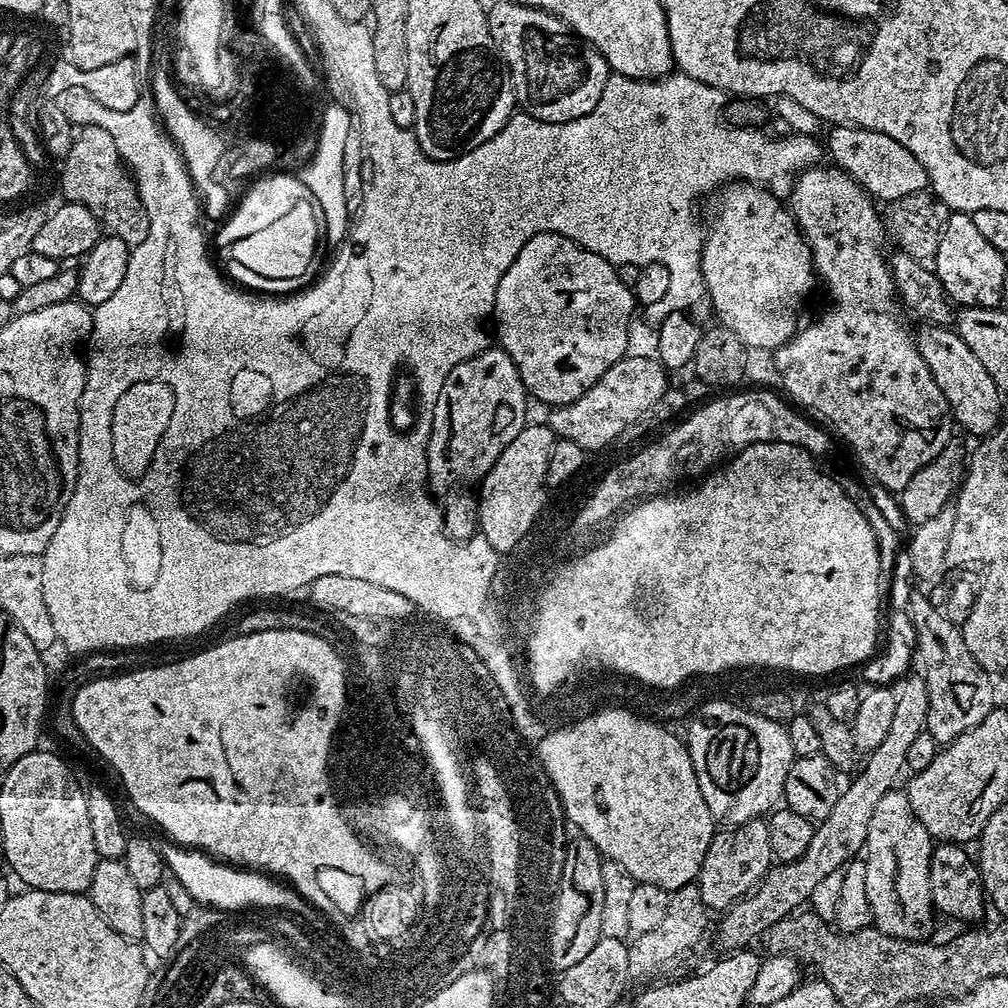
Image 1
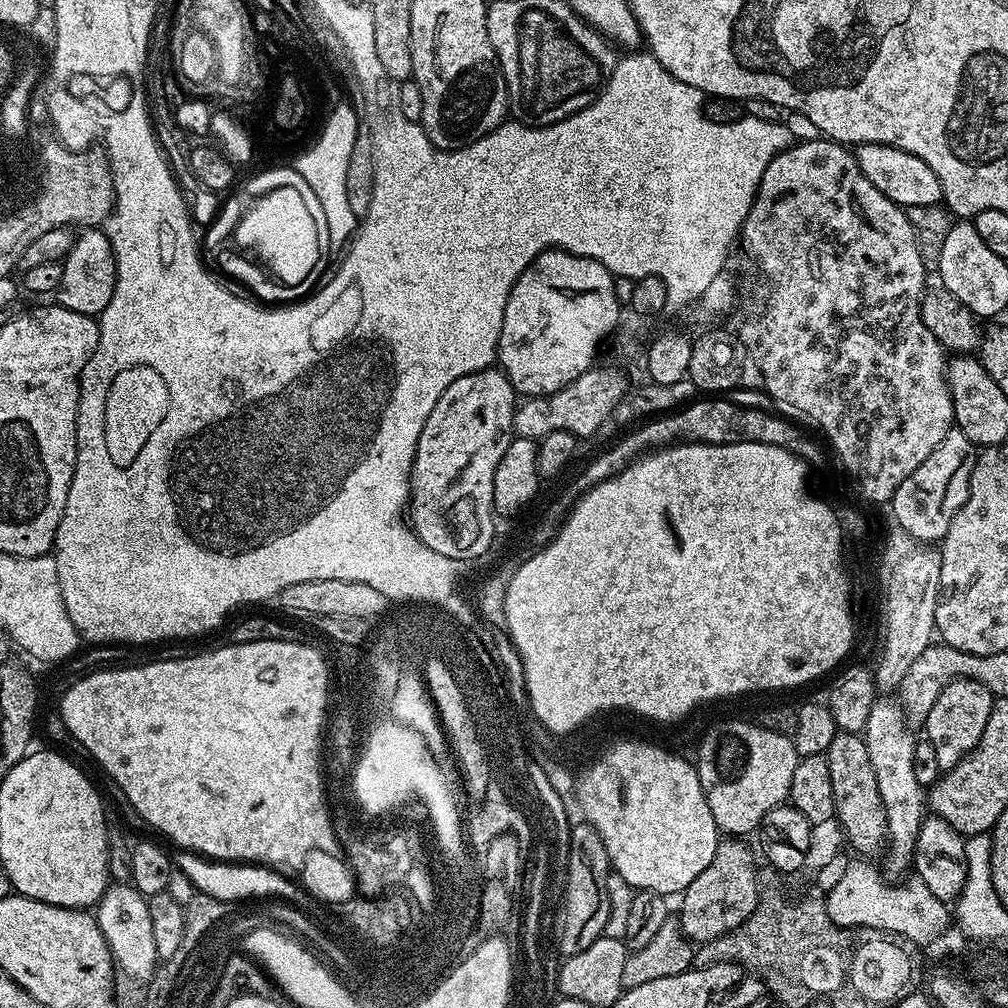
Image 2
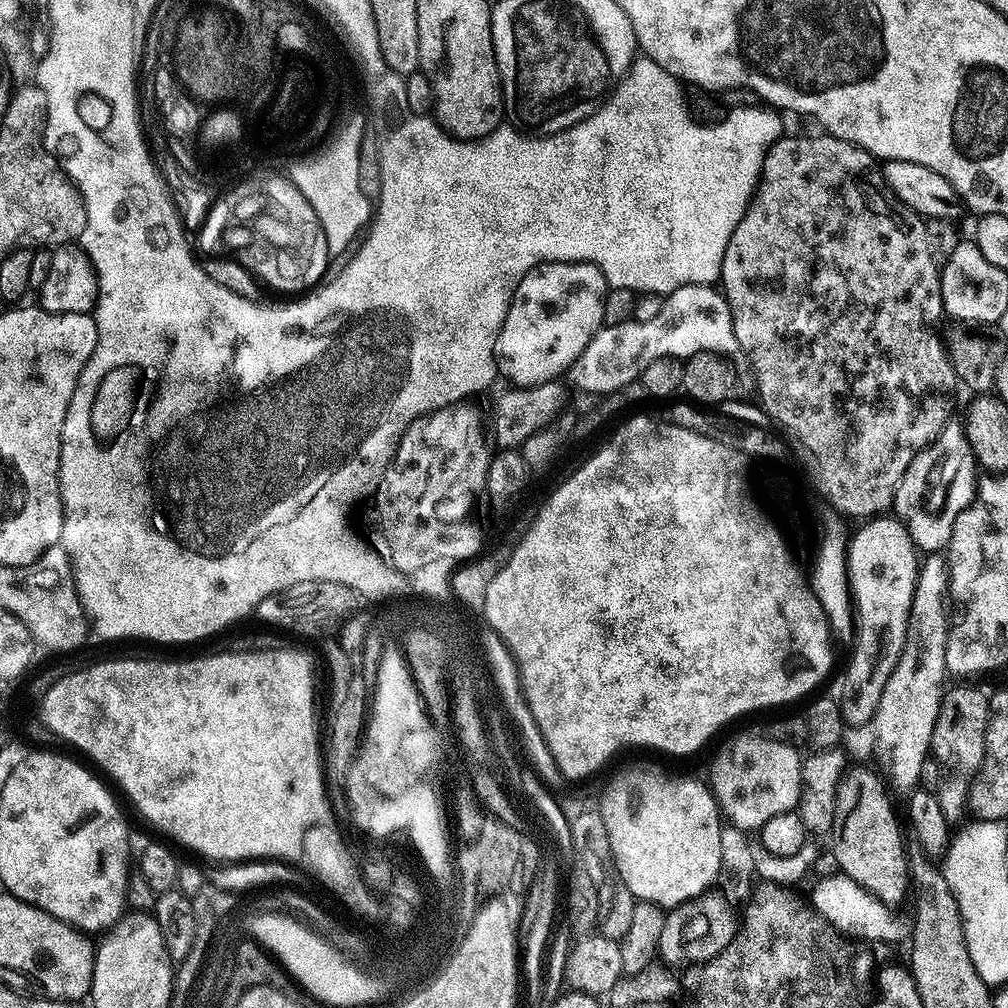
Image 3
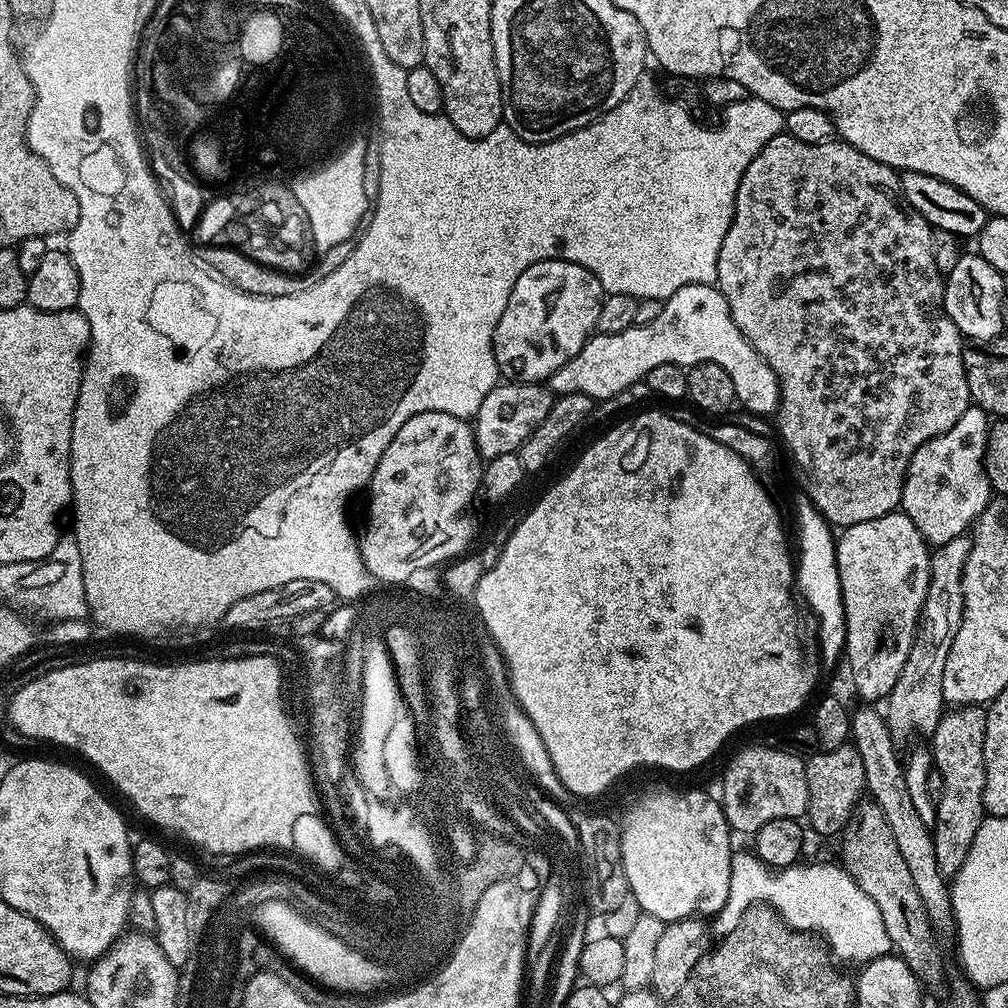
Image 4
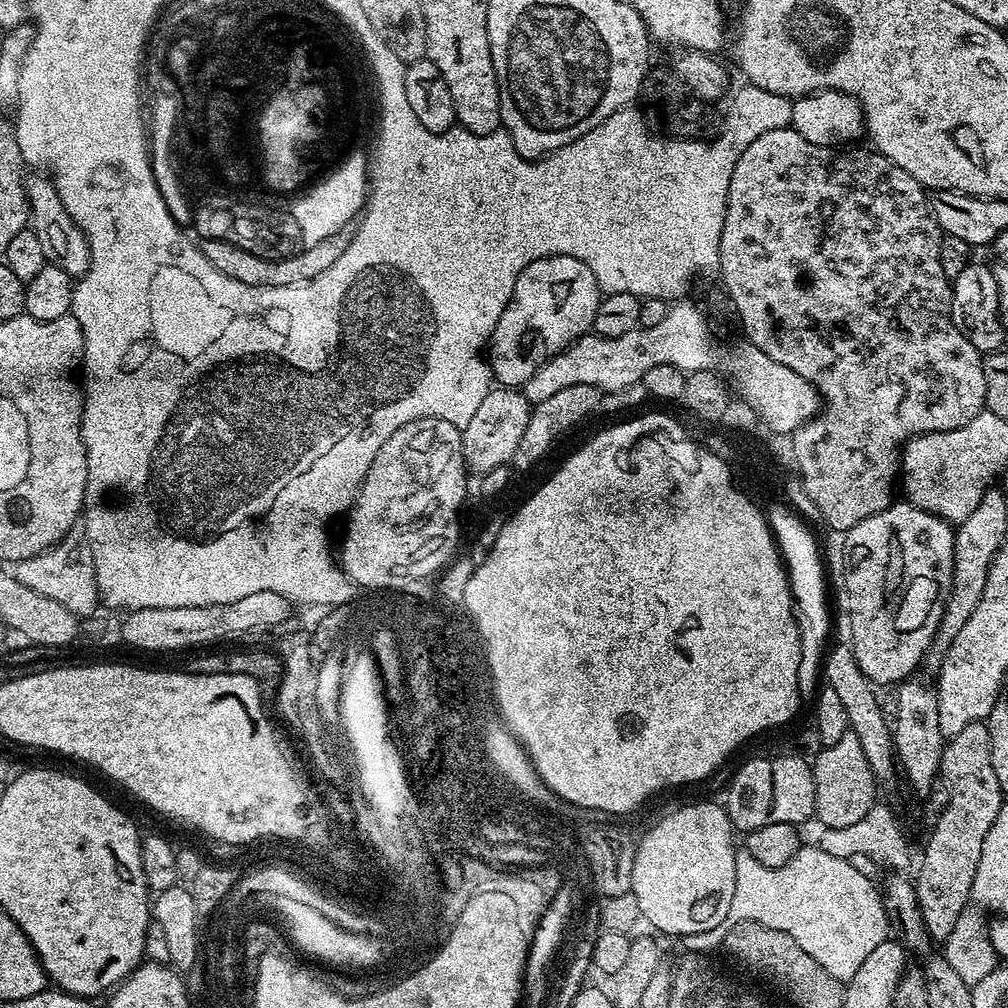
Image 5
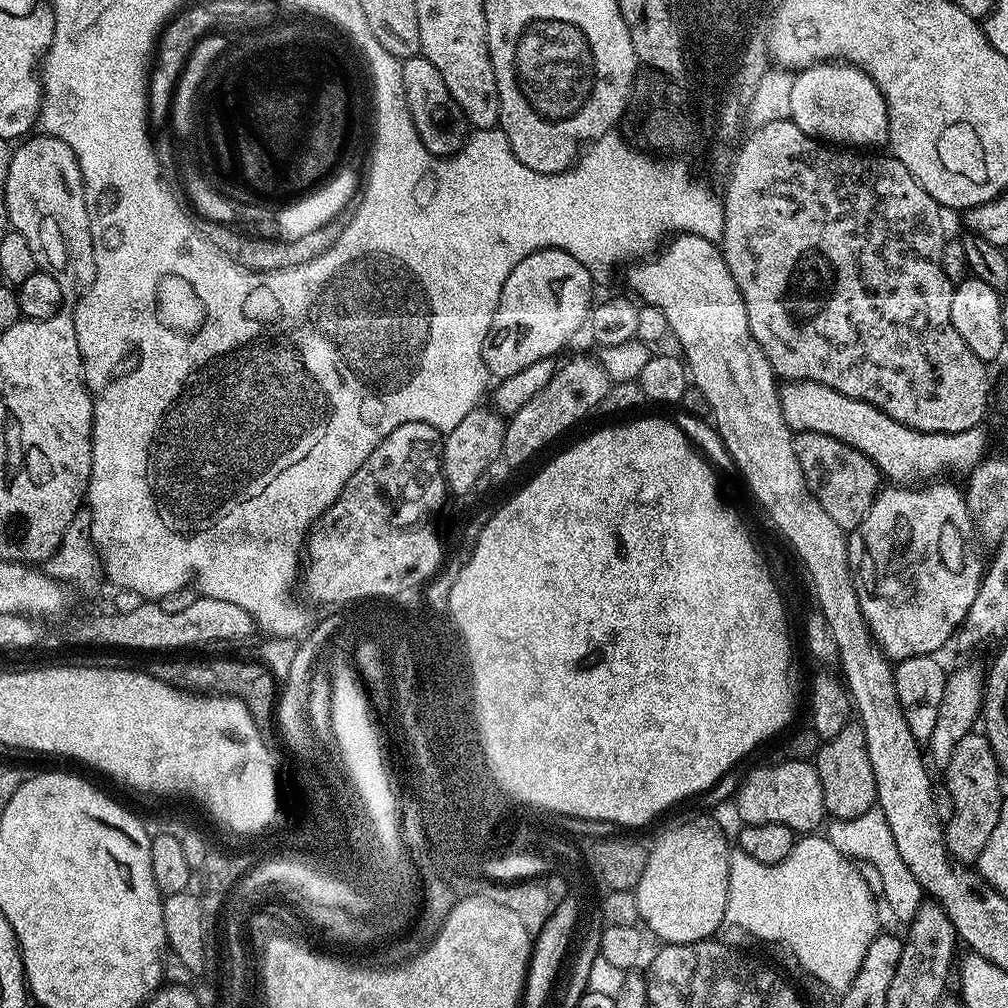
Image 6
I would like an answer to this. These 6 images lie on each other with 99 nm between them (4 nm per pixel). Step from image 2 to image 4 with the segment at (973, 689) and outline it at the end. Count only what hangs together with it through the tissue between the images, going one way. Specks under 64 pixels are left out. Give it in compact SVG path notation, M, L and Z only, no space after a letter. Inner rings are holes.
M956 706L945 711L938 726L930 733L932 763L942 774L944 792L935 801L936 822L931 826L938 870L945 878L952 878L960 871L962 862L970 854L974 834L982 826L984 817L984 739L988 713L980 706Z

